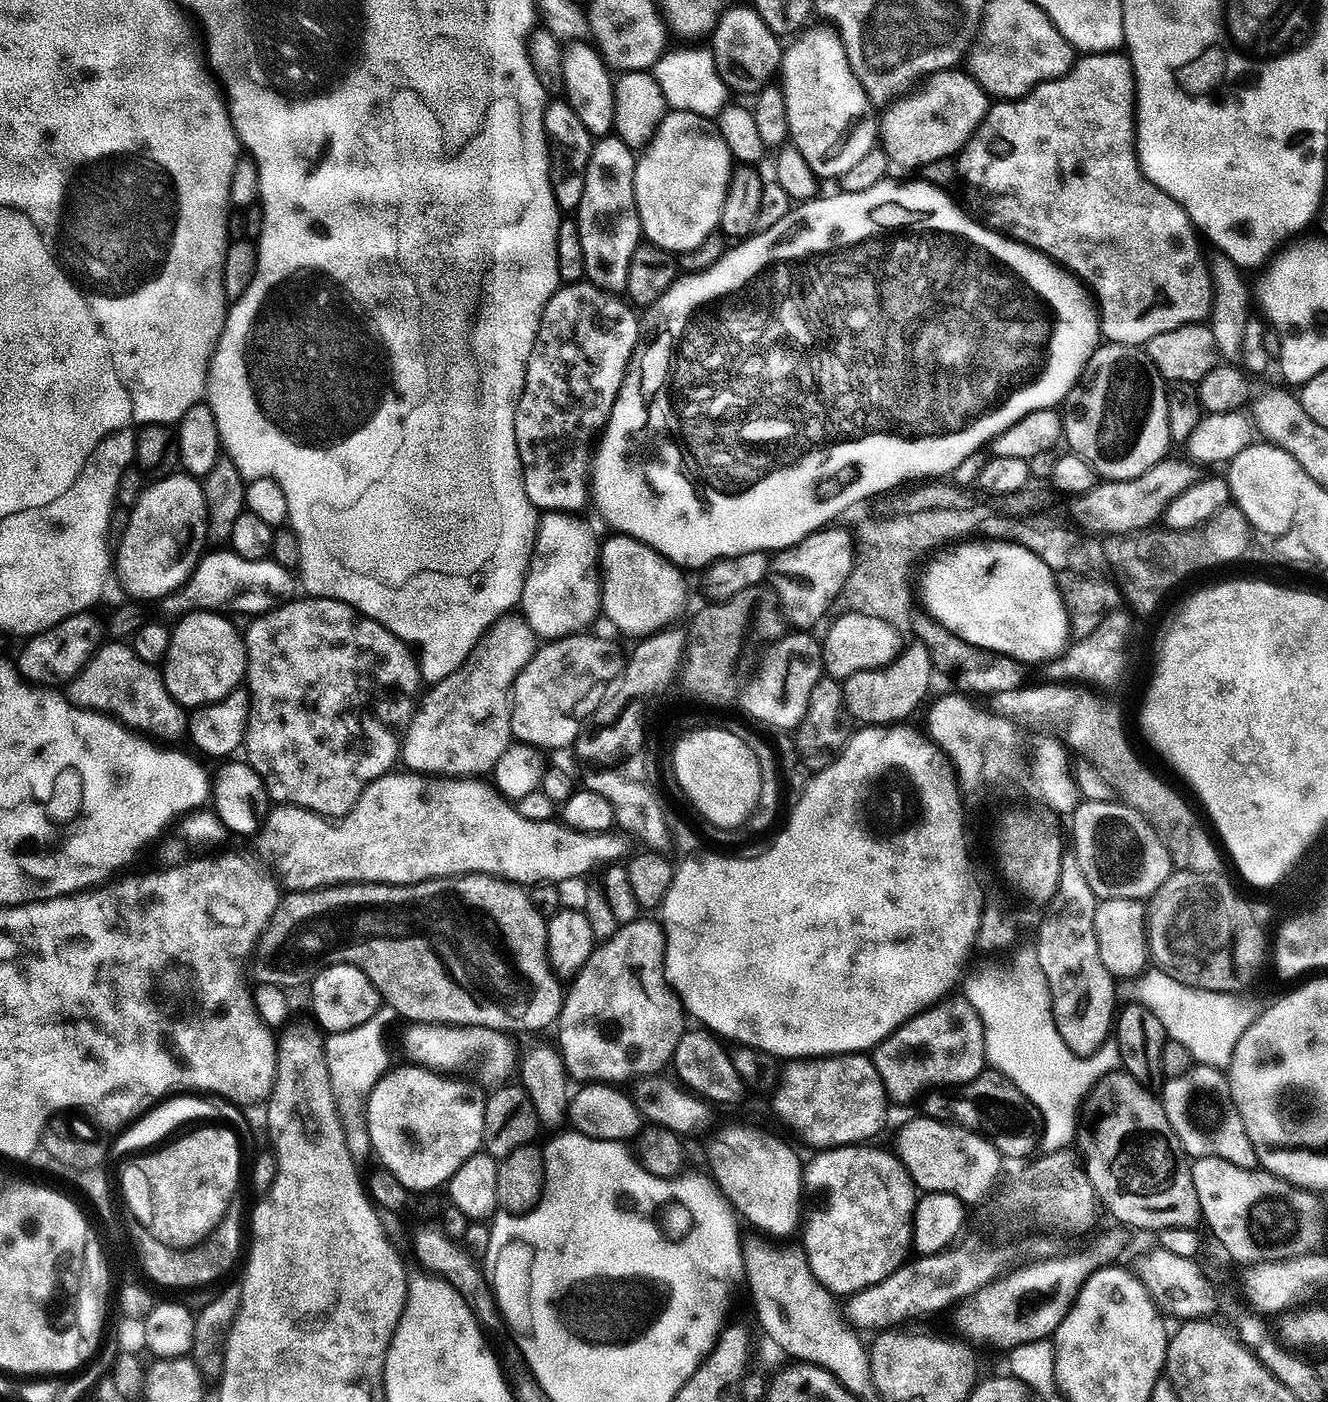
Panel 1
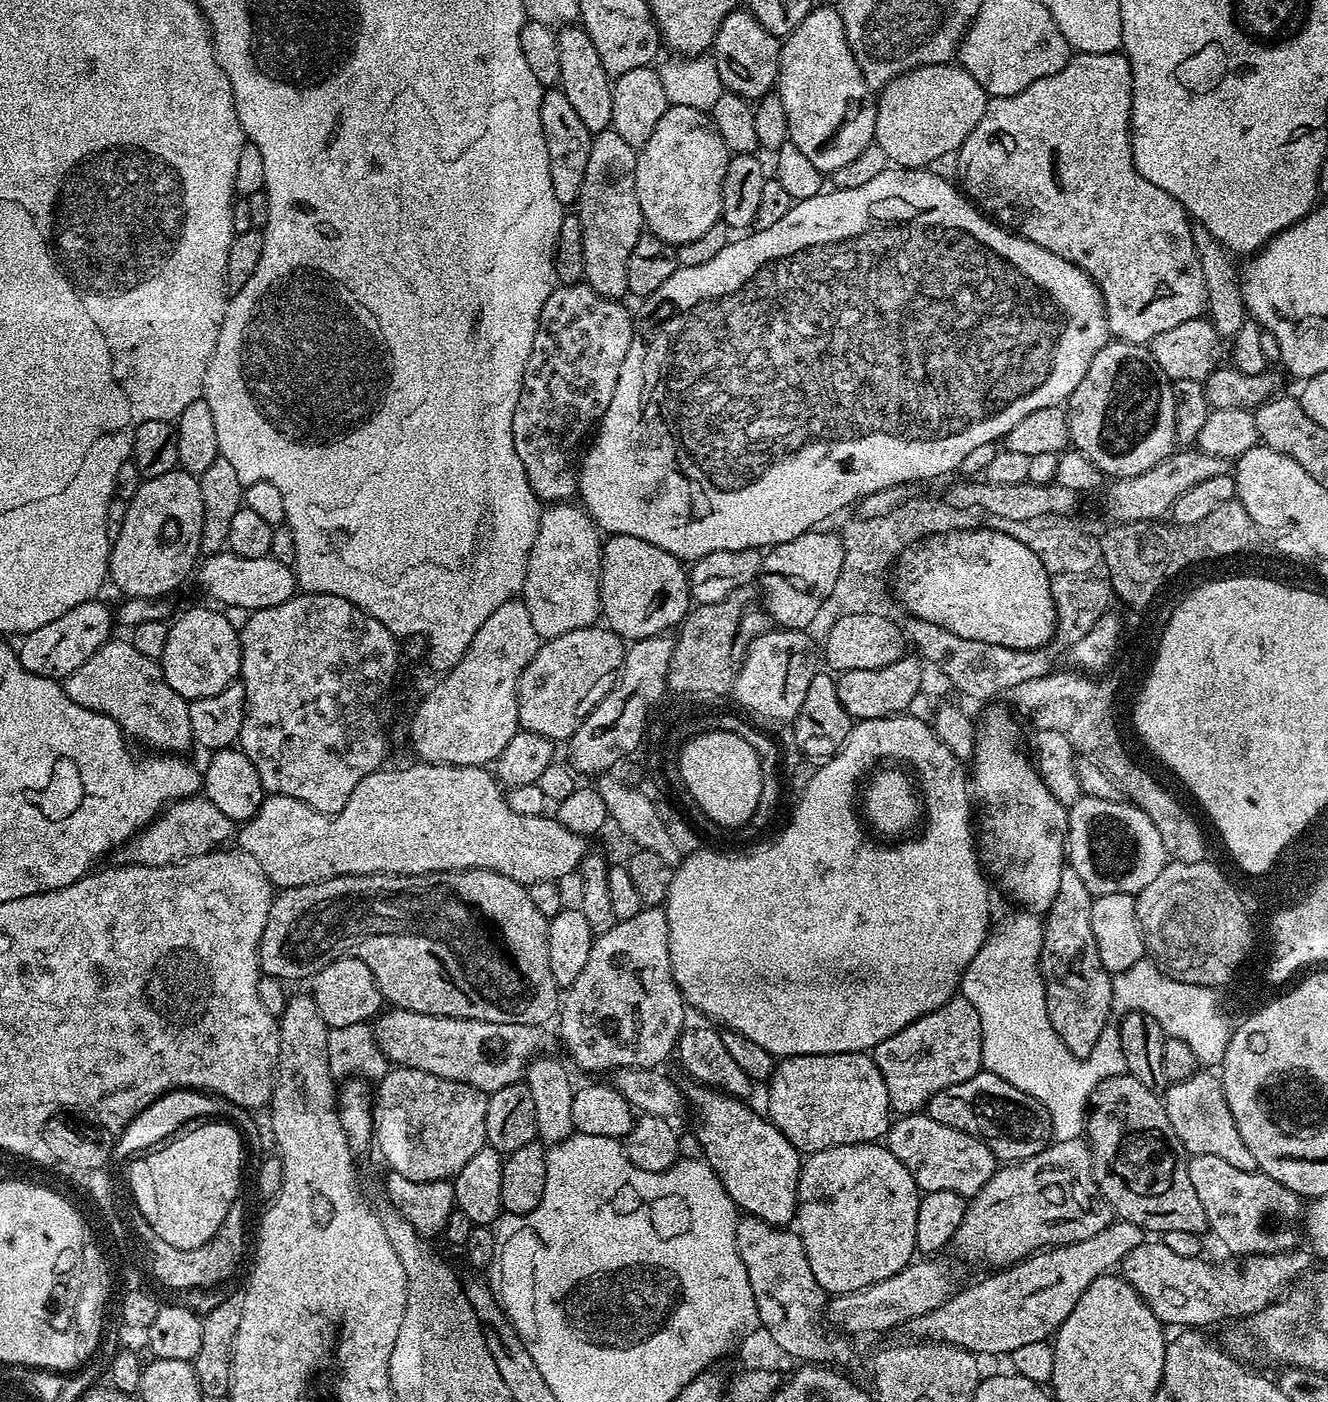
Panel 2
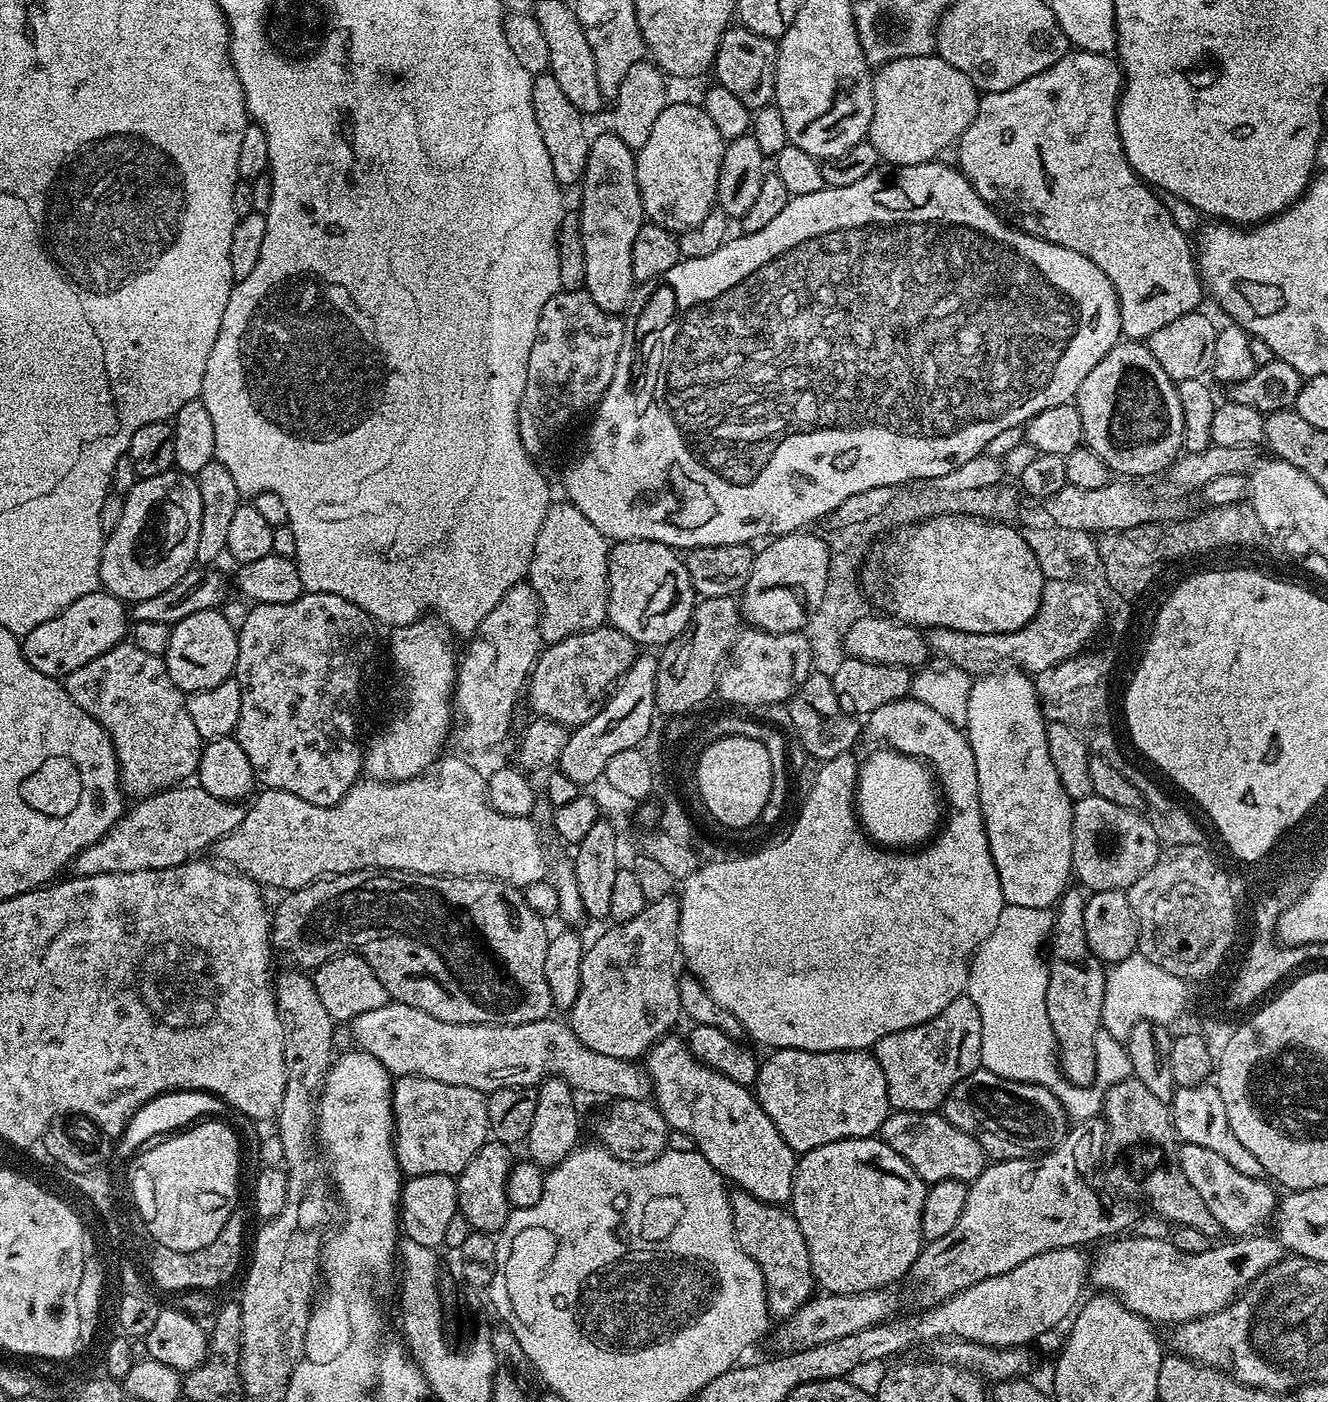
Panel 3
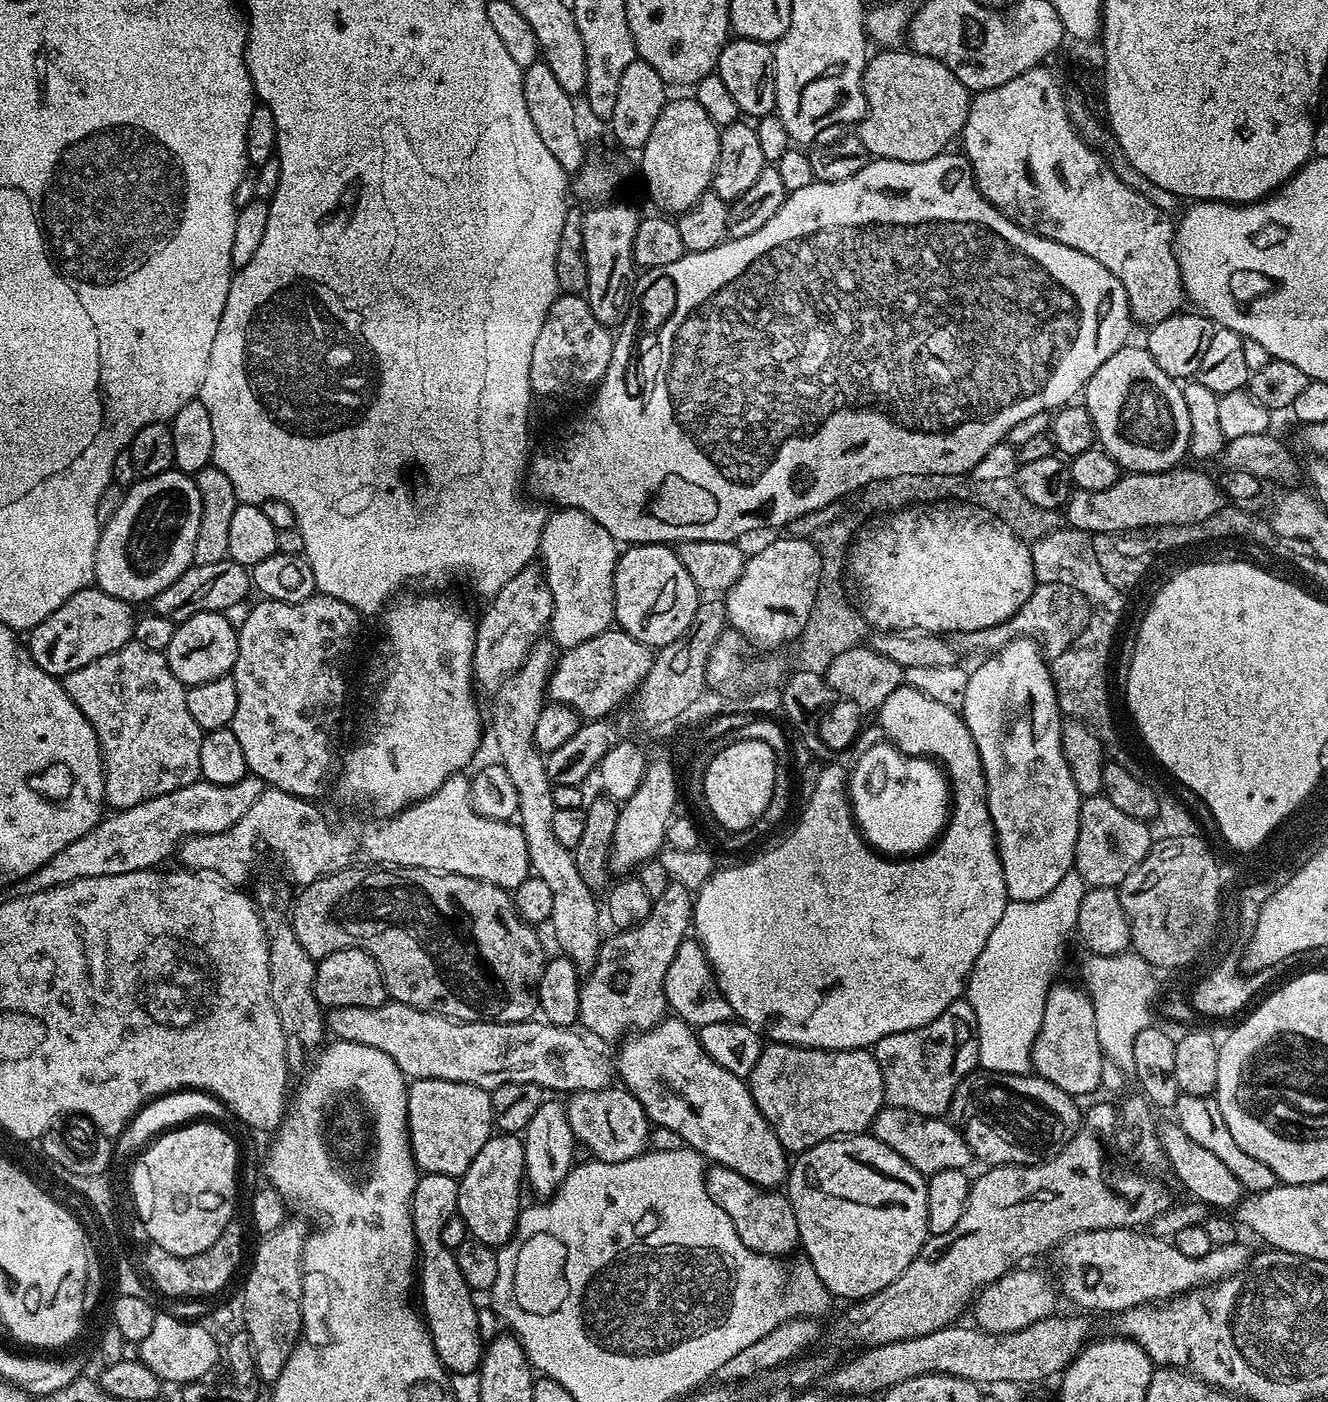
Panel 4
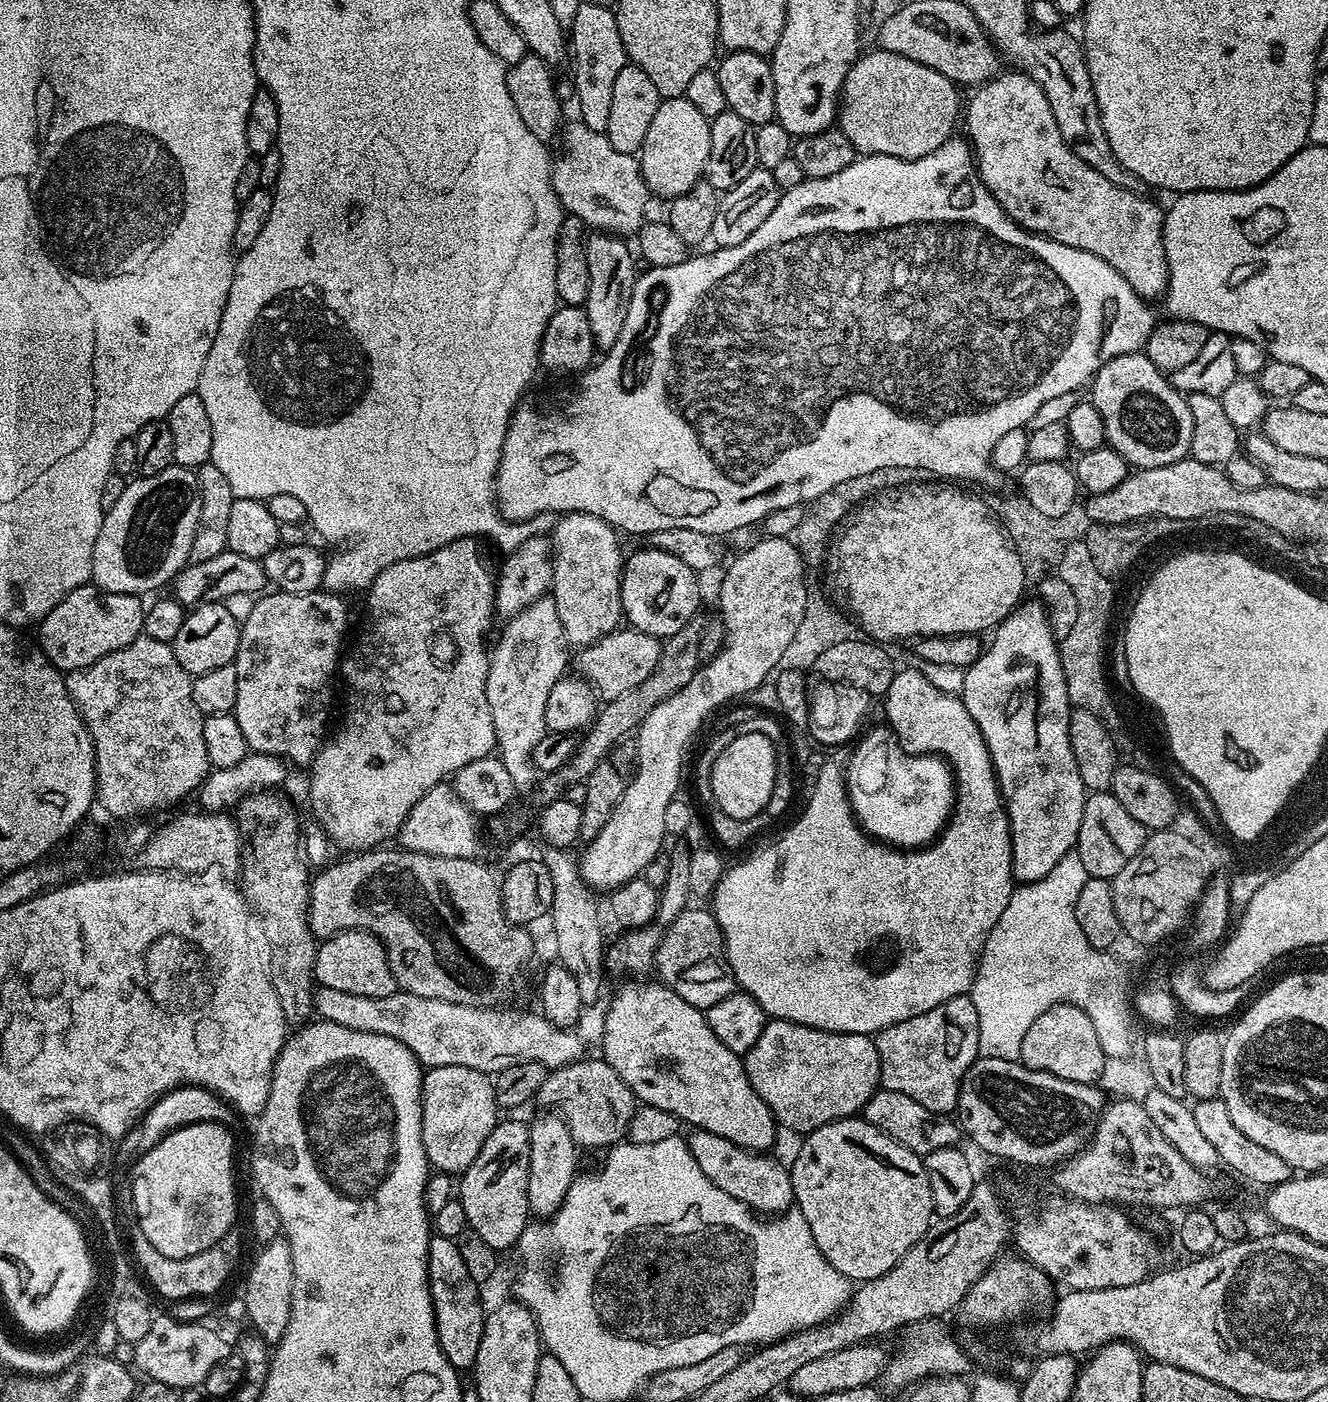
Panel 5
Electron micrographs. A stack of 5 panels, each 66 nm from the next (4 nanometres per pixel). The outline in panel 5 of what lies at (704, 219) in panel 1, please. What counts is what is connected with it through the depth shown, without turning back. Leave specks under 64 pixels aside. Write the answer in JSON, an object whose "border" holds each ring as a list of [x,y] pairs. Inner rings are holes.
{"border":[[[684,95],[661,99],[658,110],[654,114],[654,122],[650,122],[650,130],[646,130],[646,142],[638,153],[640,173],[644,175],[644,181],[647,182],[649,193],[653,197],[681,196],[693,191],[699,185],[696,184],[699,180],[701,183],[710,152],[709,123],[709,117],[704,116],[702,110],[698,110],[698,106],[694,106],[694,102],[690,102]]]}

